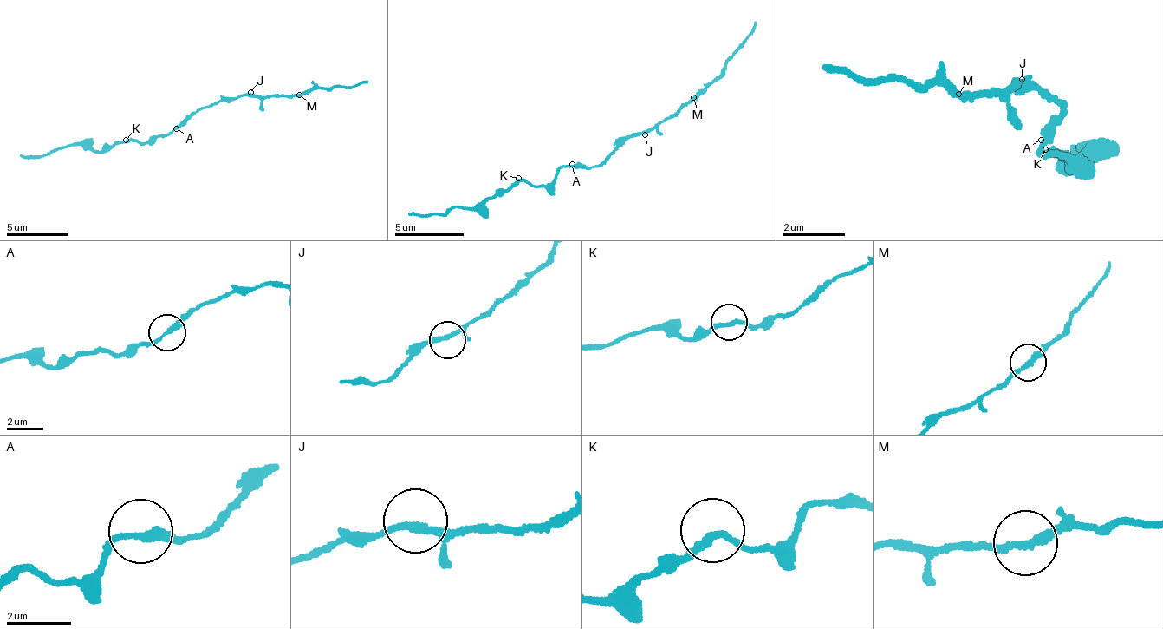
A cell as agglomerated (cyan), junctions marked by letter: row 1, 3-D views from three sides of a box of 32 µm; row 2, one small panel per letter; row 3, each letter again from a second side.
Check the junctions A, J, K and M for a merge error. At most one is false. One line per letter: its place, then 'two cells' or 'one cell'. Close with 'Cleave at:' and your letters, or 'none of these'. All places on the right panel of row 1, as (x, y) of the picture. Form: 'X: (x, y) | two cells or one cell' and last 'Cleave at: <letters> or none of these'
A: (1041, 140) | one cell
J: (1022, 79) | one cell
K: (1045, 149) | one cell
M: (958, 94) | one cell
Cleave at: none of these

